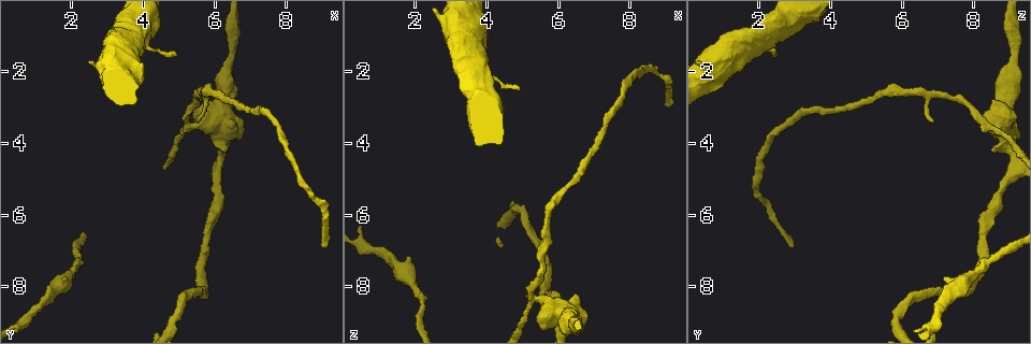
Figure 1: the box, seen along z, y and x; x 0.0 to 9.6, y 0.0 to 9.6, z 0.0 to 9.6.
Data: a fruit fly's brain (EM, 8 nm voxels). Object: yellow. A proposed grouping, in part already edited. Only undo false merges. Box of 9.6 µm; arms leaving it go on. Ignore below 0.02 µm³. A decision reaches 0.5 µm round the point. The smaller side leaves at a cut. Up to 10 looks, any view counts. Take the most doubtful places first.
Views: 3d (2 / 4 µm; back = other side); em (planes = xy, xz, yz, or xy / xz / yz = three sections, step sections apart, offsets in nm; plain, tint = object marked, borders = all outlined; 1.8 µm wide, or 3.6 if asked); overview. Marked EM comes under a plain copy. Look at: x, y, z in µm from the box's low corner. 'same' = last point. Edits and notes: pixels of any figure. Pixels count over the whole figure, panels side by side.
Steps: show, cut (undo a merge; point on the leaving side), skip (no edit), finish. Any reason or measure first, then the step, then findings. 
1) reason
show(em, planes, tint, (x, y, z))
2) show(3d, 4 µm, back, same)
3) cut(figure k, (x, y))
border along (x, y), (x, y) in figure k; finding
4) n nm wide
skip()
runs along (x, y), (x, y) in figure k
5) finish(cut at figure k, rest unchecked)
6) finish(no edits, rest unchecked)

side arm on a straight run
show(em, xz, step 16, tint, (5.25, 3.45, 8.35))

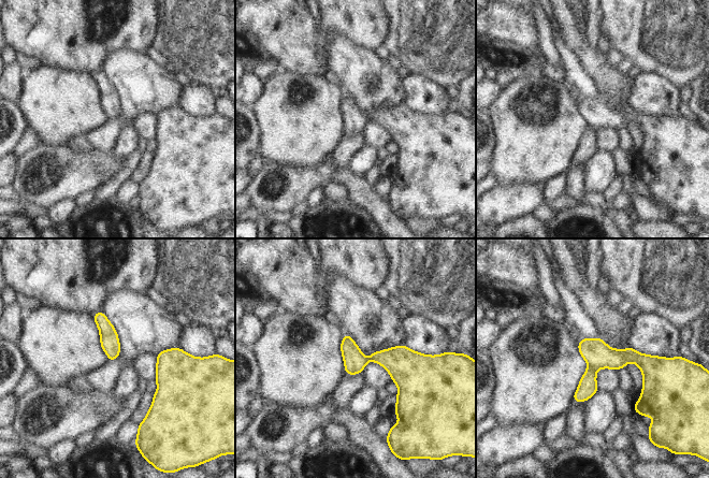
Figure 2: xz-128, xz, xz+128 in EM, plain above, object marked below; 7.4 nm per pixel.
show(em, planes, tint, same)

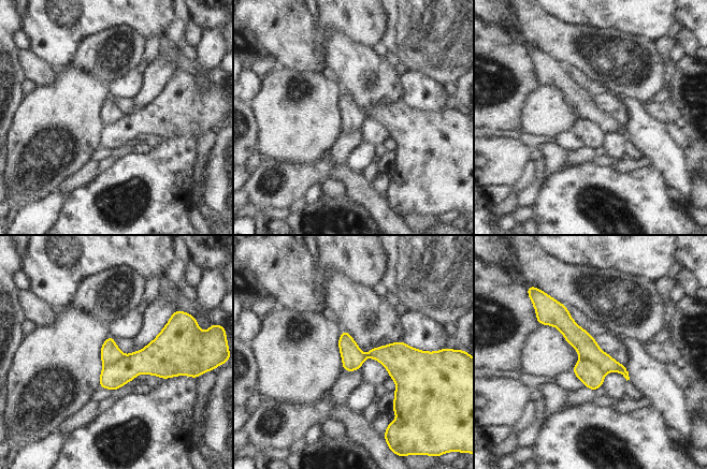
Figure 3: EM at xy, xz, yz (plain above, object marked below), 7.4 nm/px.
cut(figure 3, (585, 345))
border along (581, 357), (593, 362), (604, 374) in figure 3; two cells meet here

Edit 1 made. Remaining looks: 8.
thick turns thin
show(em, 3.6 µm, xy, step 16, tint, (3.70, 0.95, 2.10))

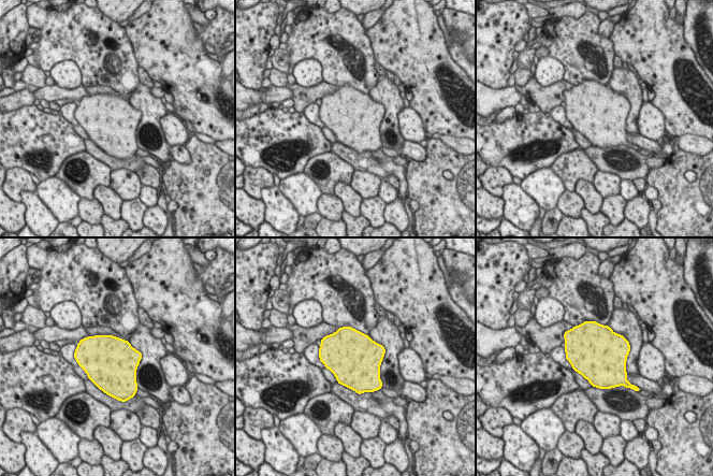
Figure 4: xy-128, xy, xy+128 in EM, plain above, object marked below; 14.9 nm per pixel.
skip()
one cell here

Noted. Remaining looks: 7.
thick turns thin
show(em, 3.6 µm, planes, borders, (3.35, 1.90, 0.70))

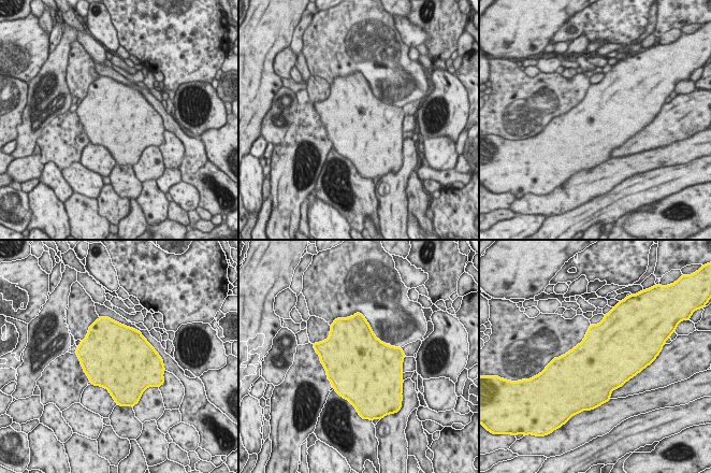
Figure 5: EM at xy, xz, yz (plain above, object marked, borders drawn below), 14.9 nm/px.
skip()
continuous, no second cell

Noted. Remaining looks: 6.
sudden change in width
show(em, xy, step 8, tint, (6.35, 2.25, 9.00))

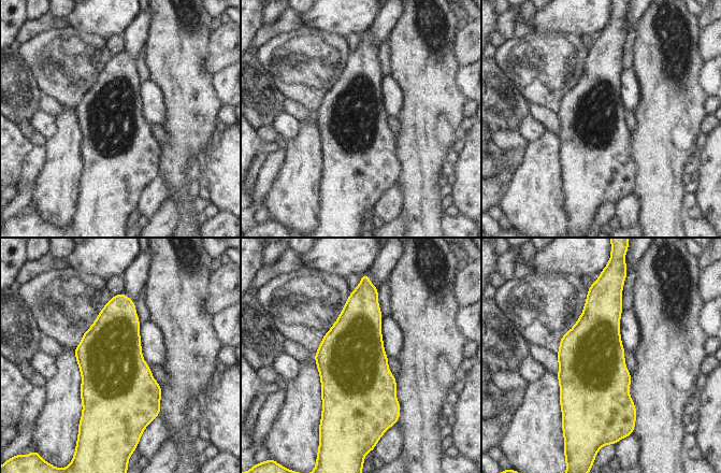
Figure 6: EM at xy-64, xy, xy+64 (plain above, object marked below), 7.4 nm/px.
show(em, planes, tint, same)

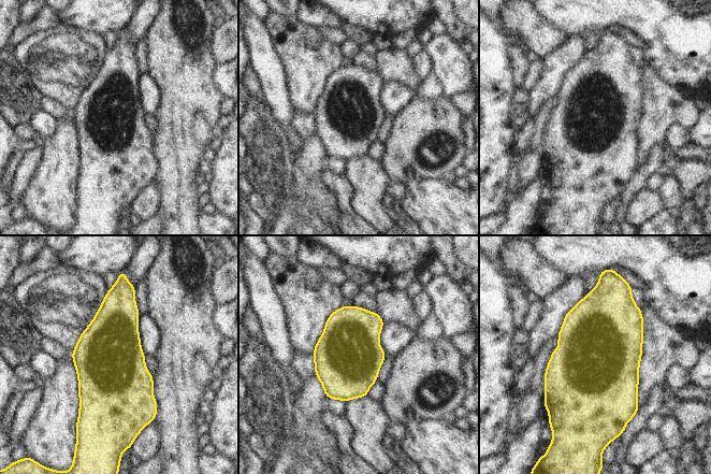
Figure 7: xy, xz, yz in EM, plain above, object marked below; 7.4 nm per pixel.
skip()
one cell here

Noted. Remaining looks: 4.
finish(cut at figure 3, rest unchecked)

